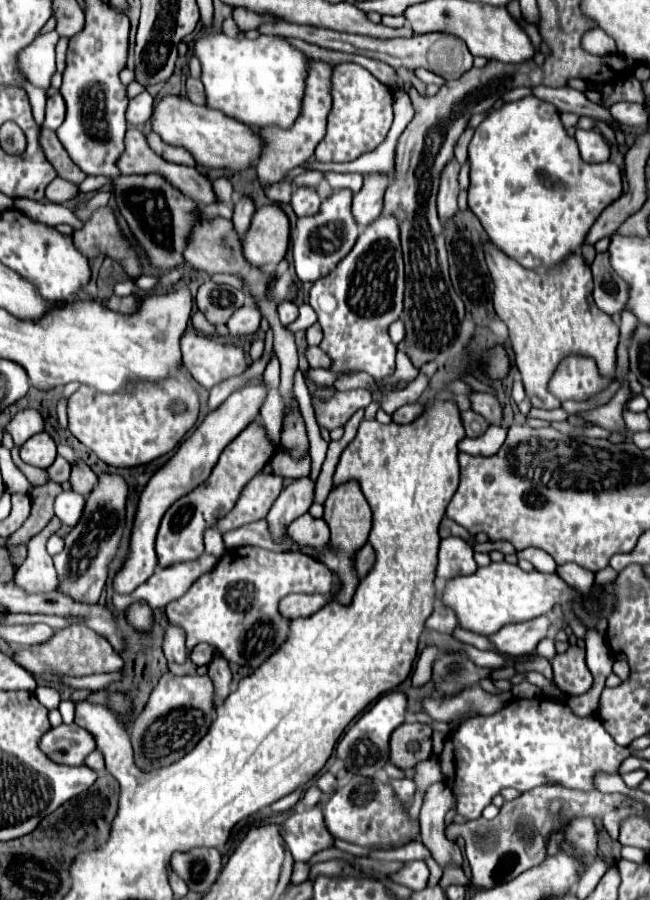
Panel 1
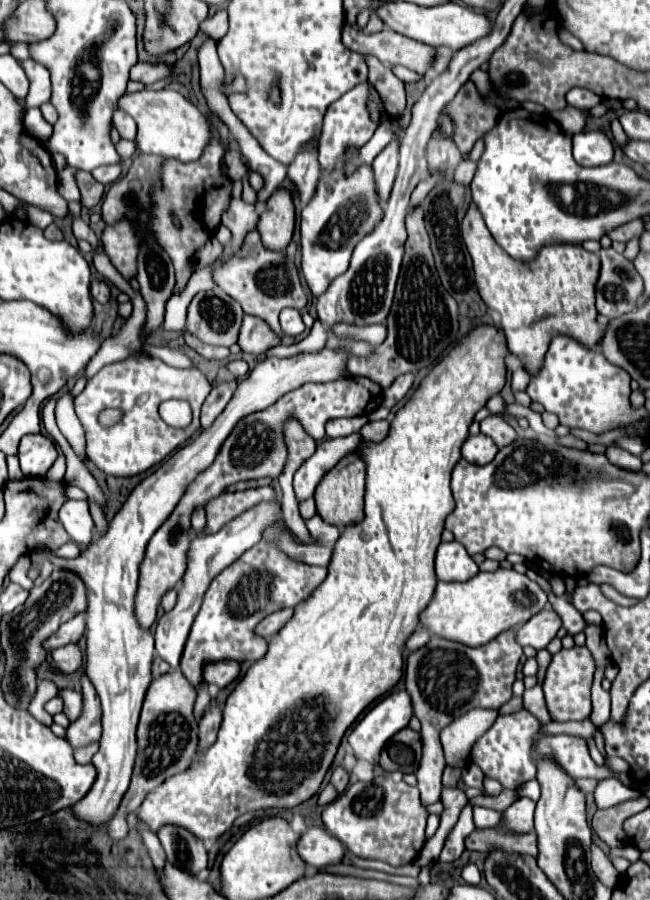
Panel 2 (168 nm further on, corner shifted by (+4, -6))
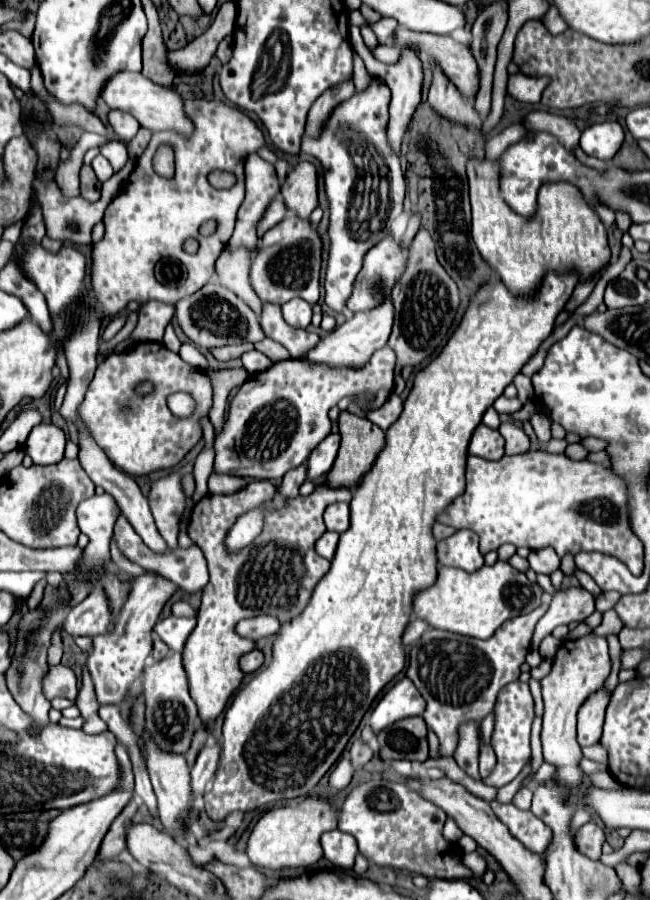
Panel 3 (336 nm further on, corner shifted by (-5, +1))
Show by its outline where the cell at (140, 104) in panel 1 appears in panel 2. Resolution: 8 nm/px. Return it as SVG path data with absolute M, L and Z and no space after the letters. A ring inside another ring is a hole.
M117 109L113 115L113 127L119 131L121 139L135 139L137 133L137 123L133 121L131 115L127 115L125 111Z

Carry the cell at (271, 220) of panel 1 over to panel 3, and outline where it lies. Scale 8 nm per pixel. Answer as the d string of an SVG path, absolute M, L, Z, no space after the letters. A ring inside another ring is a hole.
M298 162L282 184L282 196L288 212L308 218L318 206L318 170L310 162Z

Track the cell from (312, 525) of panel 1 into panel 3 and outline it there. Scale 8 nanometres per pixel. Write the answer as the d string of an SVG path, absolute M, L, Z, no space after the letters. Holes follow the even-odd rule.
M334 502L324 512L324 522L328 530L334 532L346 532L350 526L350 512L346 502Z

